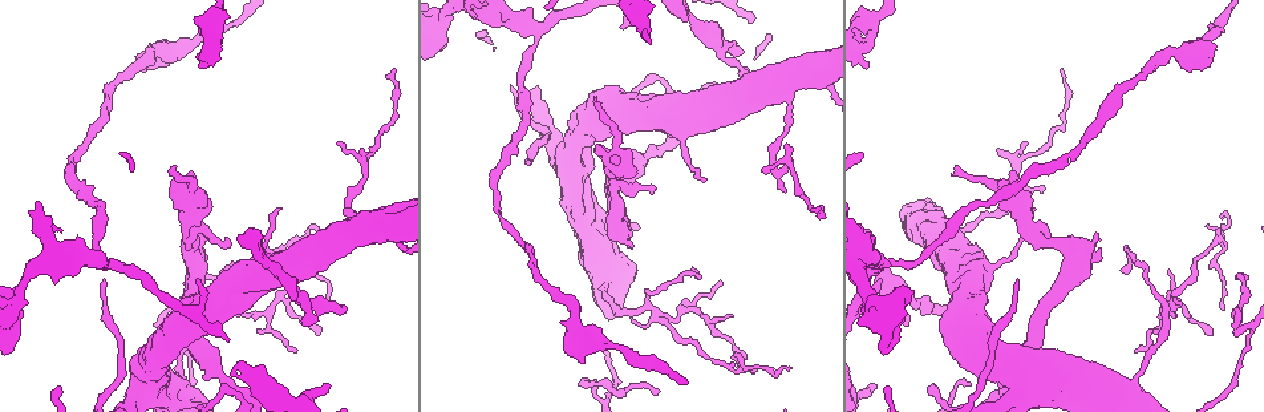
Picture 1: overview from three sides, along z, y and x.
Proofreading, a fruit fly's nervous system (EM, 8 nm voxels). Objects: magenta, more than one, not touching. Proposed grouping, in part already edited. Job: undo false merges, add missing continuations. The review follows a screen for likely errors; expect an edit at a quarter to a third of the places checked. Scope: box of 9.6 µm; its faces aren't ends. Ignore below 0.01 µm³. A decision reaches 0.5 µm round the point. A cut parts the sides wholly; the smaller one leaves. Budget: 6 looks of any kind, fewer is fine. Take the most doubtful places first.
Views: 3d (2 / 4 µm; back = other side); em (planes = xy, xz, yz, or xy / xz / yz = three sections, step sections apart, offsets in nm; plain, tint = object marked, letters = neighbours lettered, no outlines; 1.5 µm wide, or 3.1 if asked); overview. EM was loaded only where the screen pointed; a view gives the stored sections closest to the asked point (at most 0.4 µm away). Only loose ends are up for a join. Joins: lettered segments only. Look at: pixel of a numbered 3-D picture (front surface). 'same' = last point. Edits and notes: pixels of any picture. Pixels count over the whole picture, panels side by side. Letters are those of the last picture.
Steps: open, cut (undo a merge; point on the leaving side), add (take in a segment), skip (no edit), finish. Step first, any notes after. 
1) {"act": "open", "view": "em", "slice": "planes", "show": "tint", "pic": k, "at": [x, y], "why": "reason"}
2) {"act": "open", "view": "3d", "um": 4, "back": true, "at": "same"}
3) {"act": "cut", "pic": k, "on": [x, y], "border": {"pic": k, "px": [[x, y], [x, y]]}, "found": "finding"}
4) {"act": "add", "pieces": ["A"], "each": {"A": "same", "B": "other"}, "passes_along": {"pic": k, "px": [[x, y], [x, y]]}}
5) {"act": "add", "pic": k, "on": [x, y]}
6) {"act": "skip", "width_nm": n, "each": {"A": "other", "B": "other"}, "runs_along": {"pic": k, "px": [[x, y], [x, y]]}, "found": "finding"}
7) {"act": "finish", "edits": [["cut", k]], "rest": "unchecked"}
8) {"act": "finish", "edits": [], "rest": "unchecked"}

{"act": "open", "view": "em", "slice": "planes", "show": "letters", "pic": 1, "at": [594, 99], "why": "thin end"}

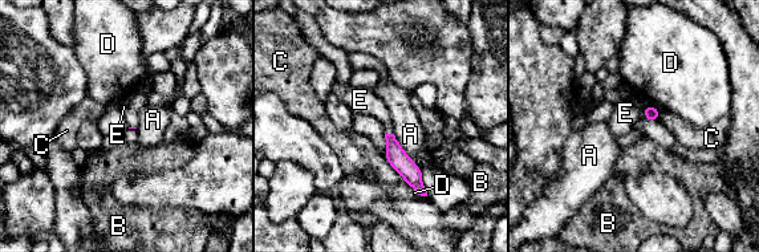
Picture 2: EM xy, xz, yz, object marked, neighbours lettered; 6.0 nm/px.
{"act": "add", "pieces": ["E"], "each": {"A": "other", "B": "other", "C": "other", "D": "other", "E": "same"}, "passes_along": {"pic": 2, "px": [[650, 113], [645, 112], [625, 113]]}, "found": "it goes on there"}

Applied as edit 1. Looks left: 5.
{"act": "open", "view": "overview"}

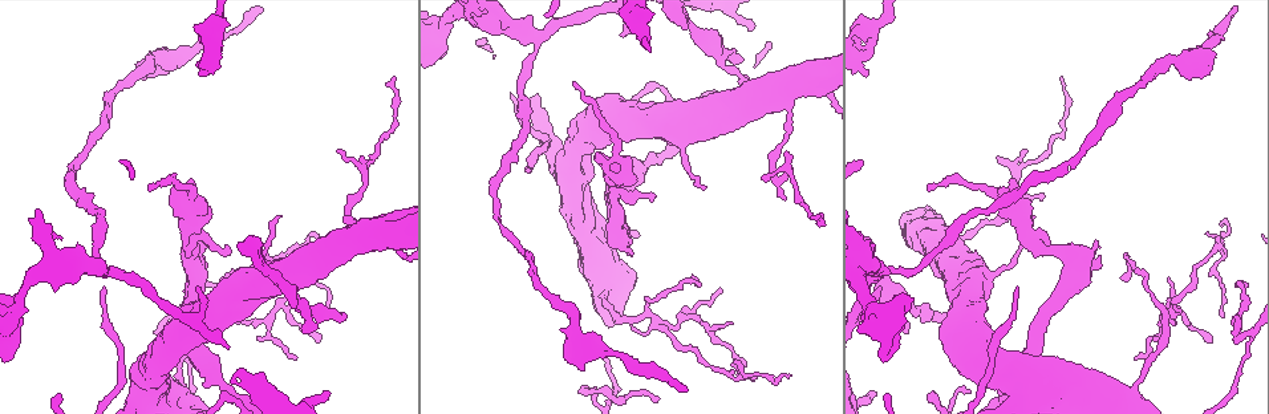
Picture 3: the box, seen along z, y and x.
{"act": "open", "view": "em", "slice": "xz", "step": 8, "show": "tint", "pic": 3, "at": [882, 270], "why": "branch point"}

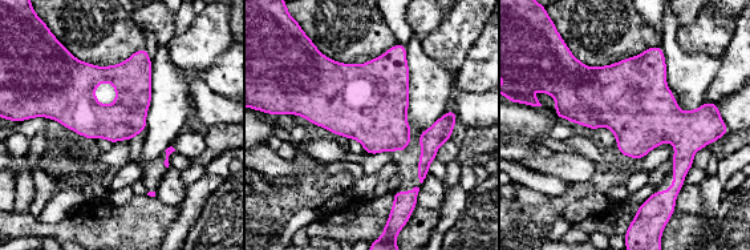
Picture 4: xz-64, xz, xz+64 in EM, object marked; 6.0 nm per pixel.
{"act": "open", "view": "em", "slice": "planes", "show": "letters", "at": "same"}

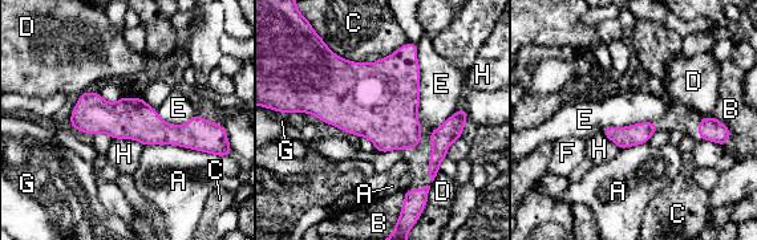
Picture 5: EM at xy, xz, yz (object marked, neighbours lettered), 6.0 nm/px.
{"act": "skip", "each": {"A": "other", "B": "other", "C": "other", "D": "other", "E": "other", "F": "other", "G": "other", "H": "other"}, "runs_along": {"pic": 5, "px": [[73, 118], [207, 130]]}, "found": "continuous, no second neuron"}

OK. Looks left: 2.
{"act": "finish", "edits": [["add", 2]], "rest": "unchecked"}

